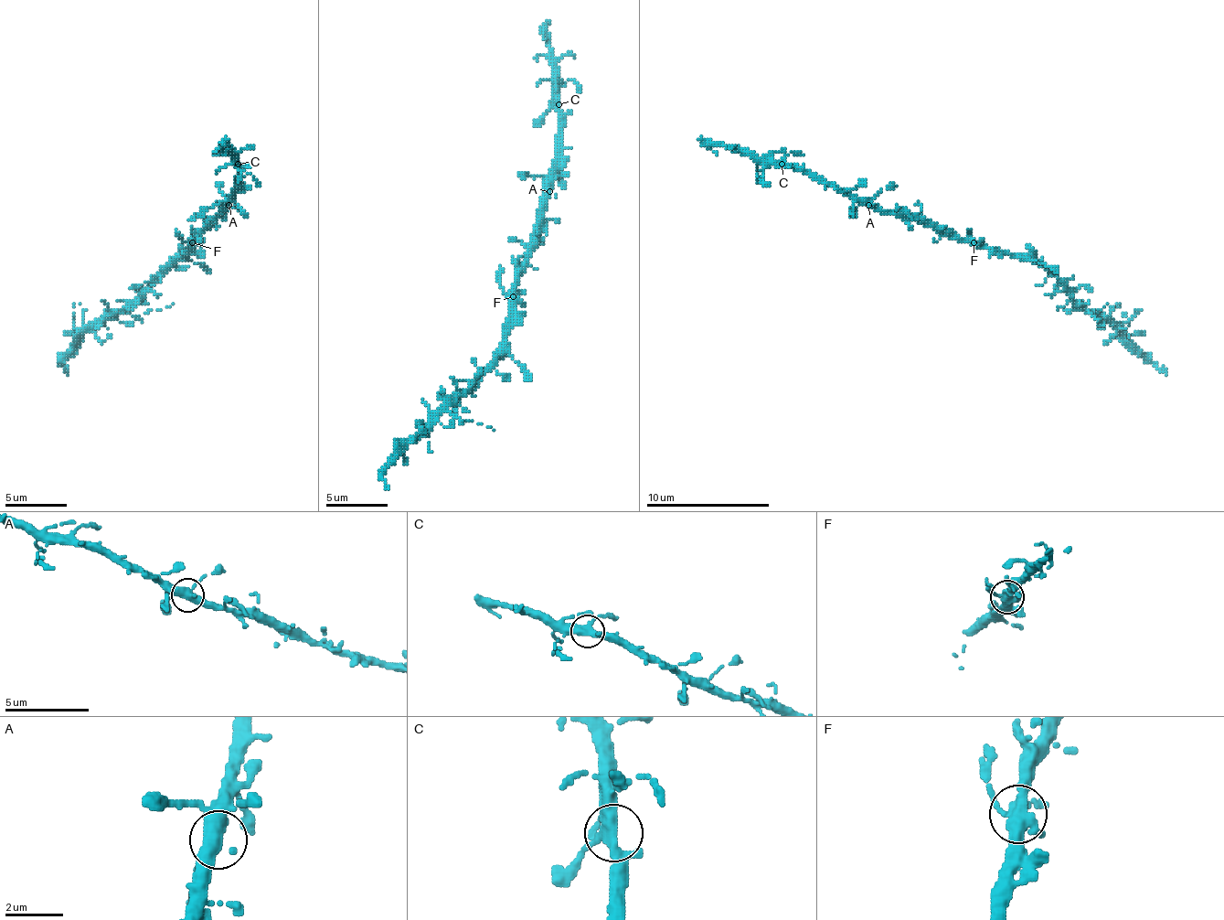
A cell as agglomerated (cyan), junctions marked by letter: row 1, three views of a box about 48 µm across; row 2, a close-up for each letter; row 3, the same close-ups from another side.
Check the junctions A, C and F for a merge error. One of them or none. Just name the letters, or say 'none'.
none

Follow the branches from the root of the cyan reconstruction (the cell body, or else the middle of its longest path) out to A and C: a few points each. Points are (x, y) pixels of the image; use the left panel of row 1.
A: (197, 239), (228, 205)
C: (197, 239), (222, 214), (226, 201), (238, 186), (238, 164)

